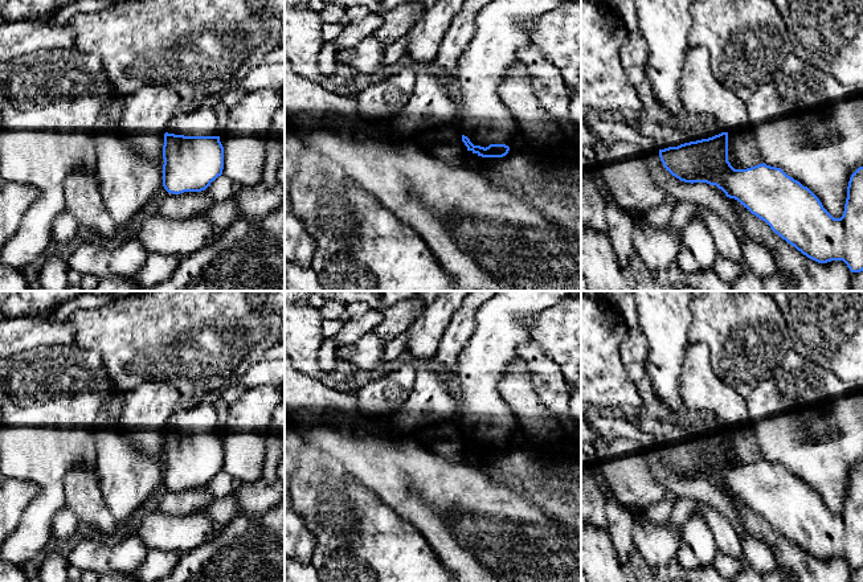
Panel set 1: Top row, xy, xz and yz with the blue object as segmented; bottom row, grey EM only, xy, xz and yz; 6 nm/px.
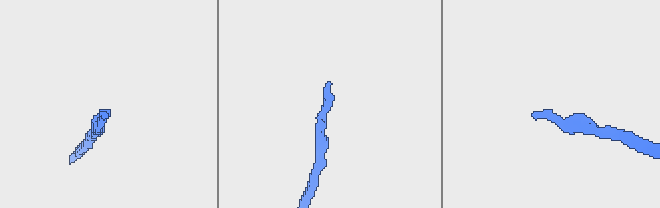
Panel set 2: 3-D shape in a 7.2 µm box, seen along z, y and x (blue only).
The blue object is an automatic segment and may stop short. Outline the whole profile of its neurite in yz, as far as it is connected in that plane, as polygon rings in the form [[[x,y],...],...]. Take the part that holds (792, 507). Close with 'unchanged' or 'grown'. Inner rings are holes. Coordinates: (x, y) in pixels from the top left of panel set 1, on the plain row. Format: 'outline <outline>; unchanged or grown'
outline [[[625,410],[622,414],[633,425],[659,440],[660,458],[666,467],[680,478],[716,481],[727,493],[737,496],[752,511],[765,517],[782,536],[818,560],[843,557],[851,569],[863,567],[863,463],[859,463],[850,474],[843,512],[834,515],[807,483],[788,472],[781,464],[762,459],[747,466],[735,466],[728,458],[728,429],[723,429],[711,415],[695,414],[687,426],[674,426],[655,419],[643,410]]]; grown

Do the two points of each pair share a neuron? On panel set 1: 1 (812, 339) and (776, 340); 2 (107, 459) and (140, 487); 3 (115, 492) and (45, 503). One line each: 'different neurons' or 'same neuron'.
1: different neurons
2: same neuron
3: different neurons

